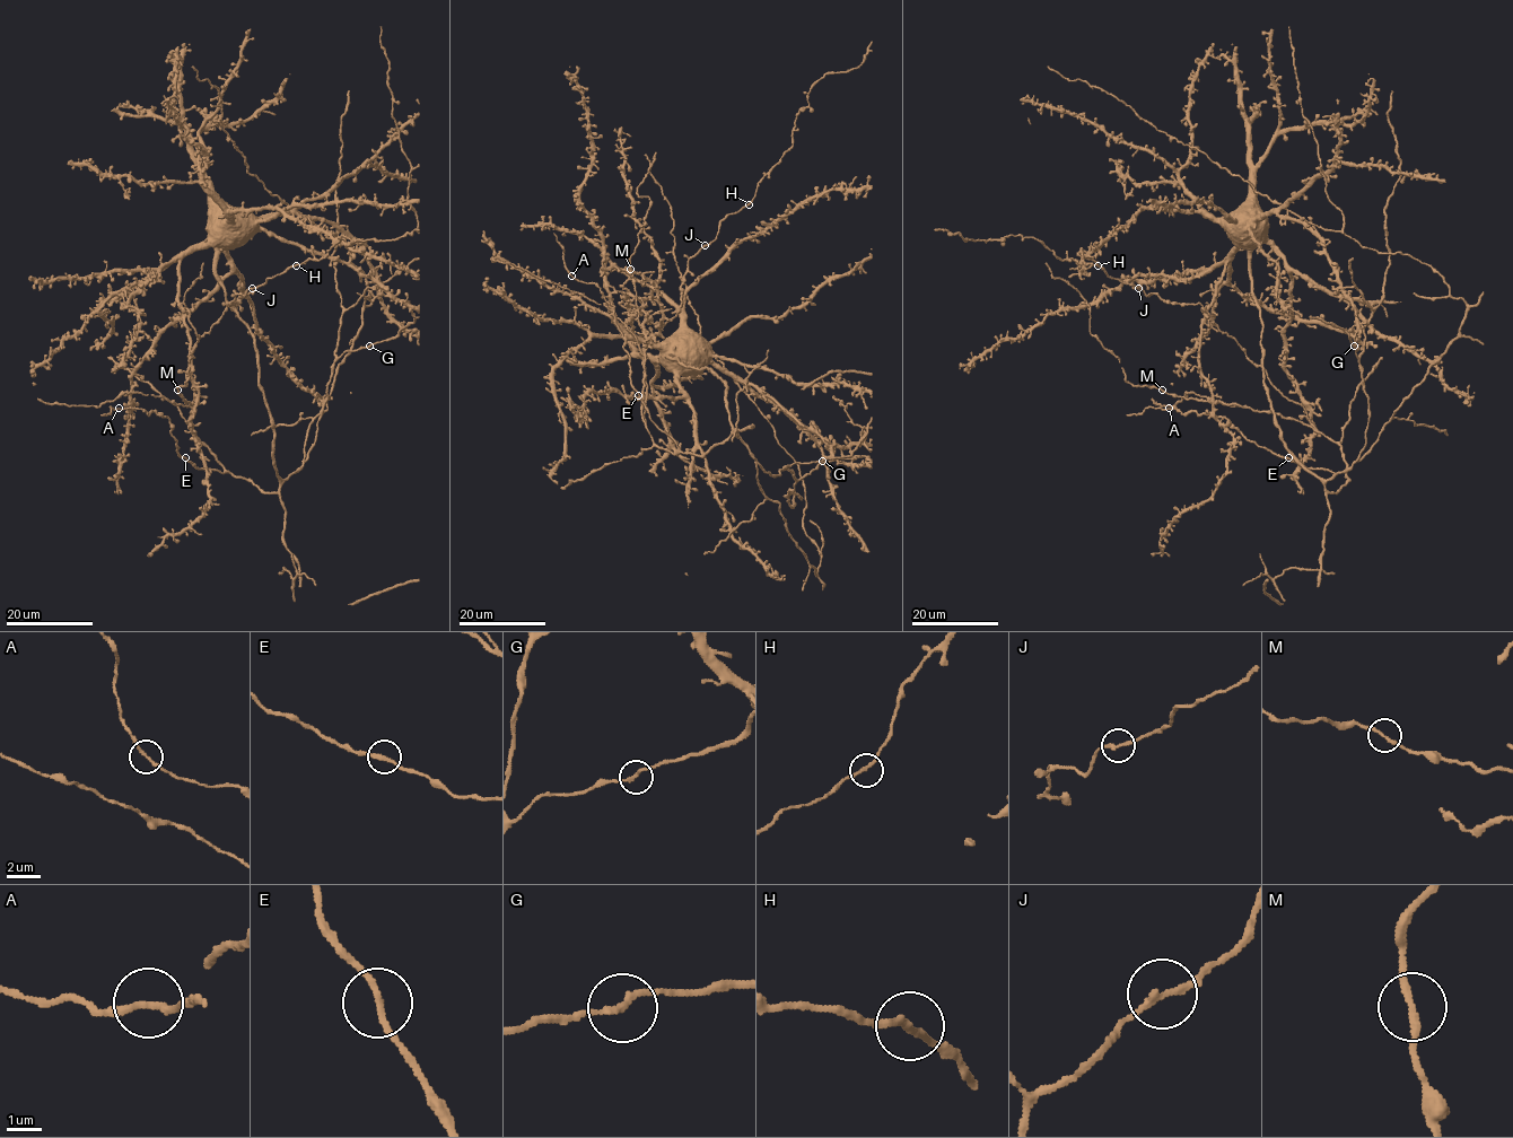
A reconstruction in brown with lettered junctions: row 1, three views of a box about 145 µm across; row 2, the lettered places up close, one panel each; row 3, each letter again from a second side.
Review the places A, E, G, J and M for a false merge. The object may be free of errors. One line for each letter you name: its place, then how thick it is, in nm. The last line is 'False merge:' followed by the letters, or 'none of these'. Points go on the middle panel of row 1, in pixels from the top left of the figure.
False merge: none of these

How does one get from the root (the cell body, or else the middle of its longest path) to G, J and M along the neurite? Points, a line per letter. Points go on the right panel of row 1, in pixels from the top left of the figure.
G: (1241, 224), (1276, 427), (1284, 446), (1323, 480), (1347, 470), (1365, 445), (1369, 399), (1353, 347)
J: (1241, 224), (1280, 439), (1336, 492), (1348, 480), (1345, 454), (1305, 410), (1199, 303), (1138, 288)
M: (1241, 224), (1262, 324), (1264, 386), (1280, 439), (1329, 492), (1348, 480), (1343, 449), (1299, 421), (1162, 390)

